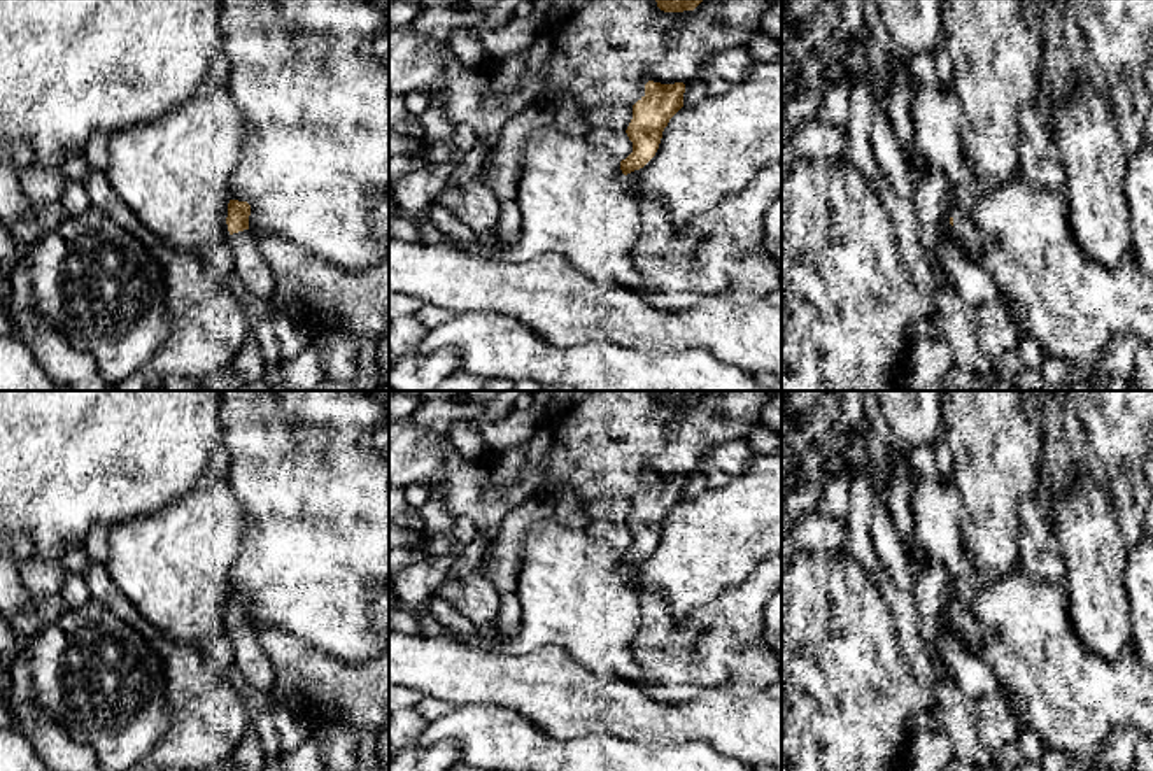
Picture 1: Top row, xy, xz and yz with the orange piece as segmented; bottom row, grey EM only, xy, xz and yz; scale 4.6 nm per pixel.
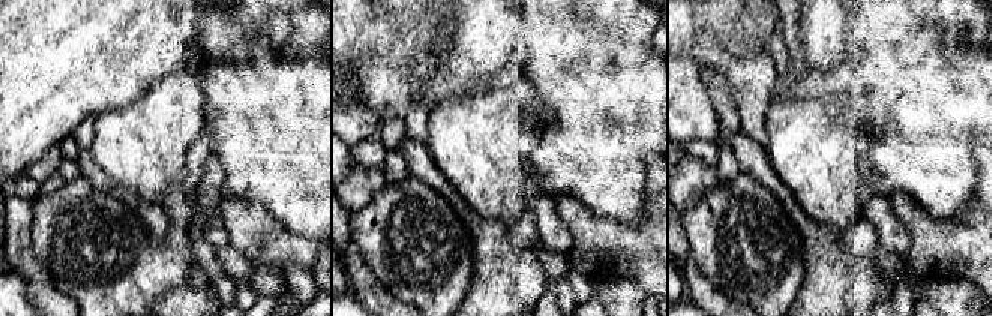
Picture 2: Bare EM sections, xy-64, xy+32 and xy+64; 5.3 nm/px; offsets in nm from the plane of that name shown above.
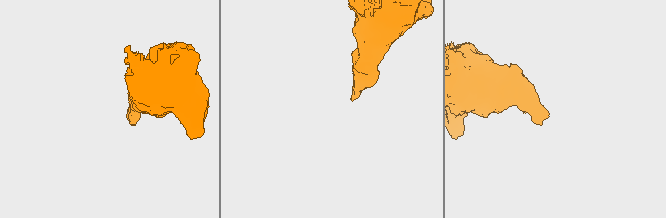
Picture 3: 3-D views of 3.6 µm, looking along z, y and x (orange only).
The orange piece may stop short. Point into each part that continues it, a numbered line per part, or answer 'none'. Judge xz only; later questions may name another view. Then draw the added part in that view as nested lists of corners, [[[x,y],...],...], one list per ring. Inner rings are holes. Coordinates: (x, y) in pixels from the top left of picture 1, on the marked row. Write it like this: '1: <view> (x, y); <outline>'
none

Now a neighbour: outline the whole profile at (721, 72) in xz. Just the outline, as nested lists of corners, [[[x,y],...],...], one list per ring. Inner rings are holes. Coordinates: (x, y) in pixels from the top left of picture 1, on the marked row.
[[[746,46],[732,47],[717,53],[697,72],[697,77],[706,82],[708,95],[718,96],[727,93],[739,82],[753,65],[753,58]]]

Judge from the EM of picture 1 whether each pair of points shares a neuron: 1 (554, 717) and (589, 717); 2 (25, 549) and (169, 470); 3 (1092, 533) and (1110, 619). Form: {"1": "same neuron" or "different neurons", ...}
{"1": "same neuron", "2": "different neurons", "3": "same neuron"}

